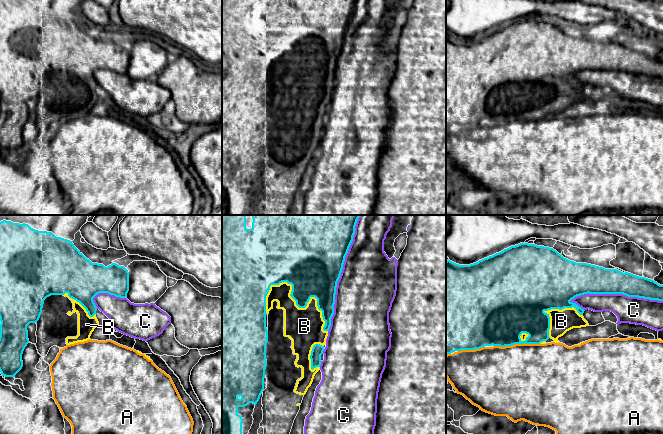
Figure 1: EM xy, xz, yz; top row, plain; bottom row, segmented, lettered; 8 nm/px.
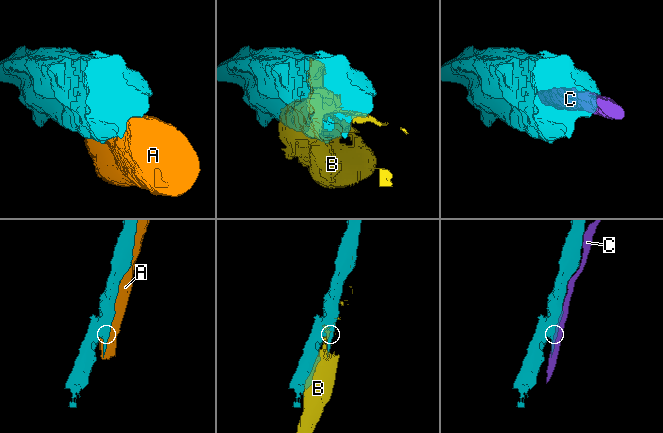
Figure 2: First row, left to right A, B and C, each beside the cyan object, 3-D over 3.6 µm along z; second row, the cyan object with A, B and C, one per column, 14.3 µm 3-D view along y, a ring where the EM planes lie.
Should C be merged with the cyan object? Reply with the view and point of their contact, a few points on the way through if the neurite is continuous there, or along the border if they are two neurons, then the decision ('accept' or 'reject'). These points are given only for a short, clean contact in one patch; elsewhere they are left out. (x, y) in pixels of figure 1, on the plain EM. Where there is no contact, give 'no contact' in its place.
yz (616, 69) | reject

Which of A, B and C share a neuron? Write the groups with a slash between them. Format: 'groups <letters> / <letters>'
groups A B / C

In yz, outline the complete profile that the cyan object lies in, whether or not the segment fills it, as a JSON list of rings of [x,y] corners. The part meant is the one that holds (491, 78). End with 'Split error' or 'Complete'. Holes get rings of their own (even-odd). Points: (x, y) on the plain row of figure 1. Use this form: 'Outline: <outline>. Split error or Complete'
Outline: [[[520,19],[511,22],[503,27],[496,29],[492,32],[479,36],[470,41],[459,41],[450,36],[446,37],[446,131],[455,127],[461,126],[475,126],[485,122],[512,122],[515,120],[540,120],[547,117],[550,105],[550,93],[546,88],[551,85],[562,86],[564,84],[574,83],[580,91],[583,91],[584,85],[579,83],[571,76],[577,72],[584,70],[623,70],[628,73],[638,73],[650,76],[663,77],[663,61],[658,60],[654,56],[639,53],[628,48],[621,48],[617,45],[605,45],[603,43],[587,40],[576,39],[564,34],[556,26],[549,23],[537,22],[535,20]]]. Complete

